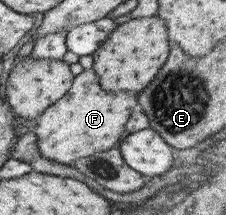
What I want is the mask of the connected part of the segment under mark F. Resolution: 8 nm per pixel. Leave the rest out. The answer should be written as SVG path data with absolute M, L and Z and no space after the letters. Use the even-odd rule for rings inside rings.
M92 68L83 70L73 76L68 92L52 102L36 120L33 130L35 148L44 159L72 167L78 158L86 158L116 146L134 108L137 108L137 98L132 92L106 92L100 88L98 76Z

